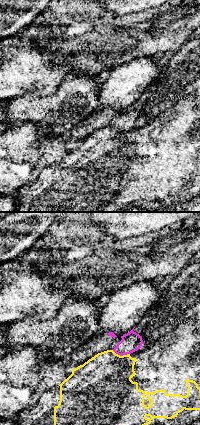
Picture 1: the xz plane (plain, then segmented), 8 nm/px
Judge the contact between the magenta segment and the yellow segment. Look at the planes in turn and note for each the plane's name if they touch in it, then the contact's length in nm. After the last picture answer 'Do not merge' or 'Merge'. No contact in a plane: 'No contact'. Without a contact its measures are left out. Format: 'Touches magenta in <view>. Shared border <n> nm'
Touches magenta in xz. Shared border 150 nm

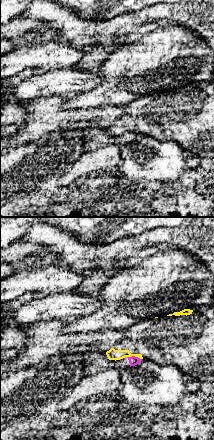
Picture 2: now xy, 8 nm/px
Touches magenta in xy. Shared border 110 nm

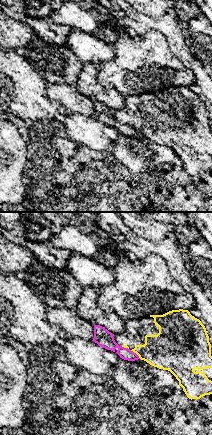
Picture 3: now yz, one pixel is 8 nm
Touches magenta in yz. Shared border 110 nm

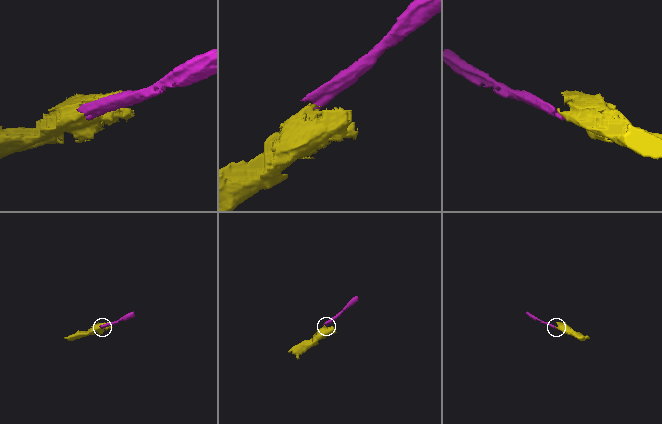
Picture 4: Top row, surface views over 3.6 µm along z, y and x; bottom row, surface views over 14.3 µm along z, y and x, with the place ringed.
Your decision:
Do not merge

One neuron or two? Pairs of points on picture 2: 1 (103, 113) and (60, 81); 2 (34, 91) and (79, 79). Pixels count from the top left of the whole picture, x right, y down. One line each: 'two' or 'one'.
1: two
2: one

